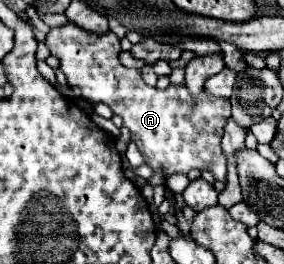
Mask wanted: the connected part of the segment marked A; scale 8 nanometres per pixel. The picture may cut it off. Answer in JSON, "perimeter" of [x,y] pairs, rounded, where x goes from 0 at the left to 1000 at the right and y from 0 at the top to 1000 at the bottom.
{"perimeter":[[[236,87],[215,102],[187,102],[165,125],[158,163],[180,208],[215,231],[215,261],[236,292],[243,330],[278,330],[292,375],[306,375],[313,390],[377,390],[391,420],[433,451],[433,473],[447,473],[447,489],[461,496],[461,527],[504,580],[511,610],[539,633],[539,648],[574,633],[574,670],[588,670],[602,655],[729,640],[771,686],[792,686],[799,670],[799,708],[785,731],[771,731],[778,784],[806,792],[849,761],[849,708],[827,648],[820,572],[863,557],[863,496],[856,481],[842,481],[842,466],[827,466],[820,443],[799,451],[813,436],[806,375],[757,375],[729,352],[715,360],[715,375],[694,375],[658,345],[651,322],[595,322],[588,337],[518,322],[489,261],[447,261],[426,246],[419,140],[398,117],[335,133],[292,117],[285,102],[264,102],[264,87]]]}

